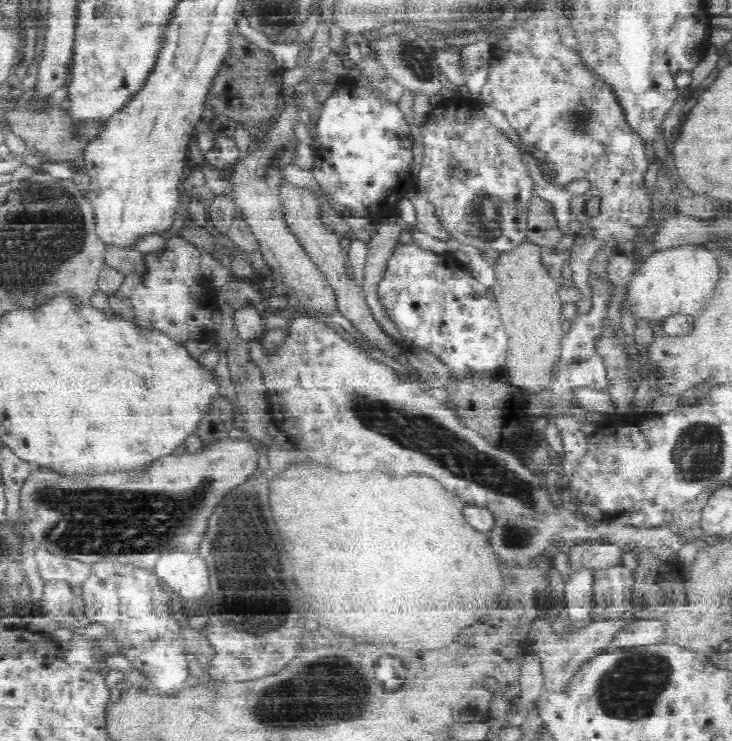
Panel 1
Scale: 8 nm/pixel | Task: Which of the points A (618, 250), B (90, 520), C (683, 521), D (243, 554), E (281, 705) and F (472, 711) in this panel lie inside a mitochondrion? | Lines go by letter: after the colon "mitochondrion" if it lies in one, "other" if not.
A: other
B: mitochondrion
C: other
D: mitochondrion
E: mitochondrion
F: other

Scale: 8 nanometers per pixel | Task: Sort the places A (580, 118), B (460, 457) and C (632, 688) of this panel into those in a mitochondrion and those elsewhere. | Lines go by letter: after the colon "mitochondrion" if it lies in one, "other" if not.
A: mitochondrion
B: mitochondrion
C: mitochondrion

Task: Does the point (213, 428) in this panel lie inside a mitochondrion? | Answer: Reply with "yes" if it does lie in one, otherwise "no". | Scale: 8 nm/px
no

